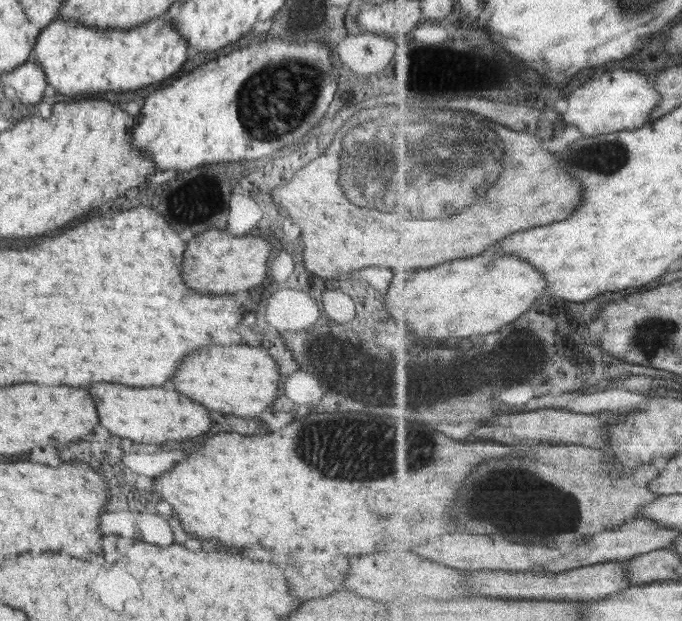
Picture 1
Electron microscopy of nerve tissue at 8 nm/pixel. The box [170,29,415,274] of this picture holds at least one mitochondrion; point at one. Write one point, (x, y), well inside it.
(271, 99)

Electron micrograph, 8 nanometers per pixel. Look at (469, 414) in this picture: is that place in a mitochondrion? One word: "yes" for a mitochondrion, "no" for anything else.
no

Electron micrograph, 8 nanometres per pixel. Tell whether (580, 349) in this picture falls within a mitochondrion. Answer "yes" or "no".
no

